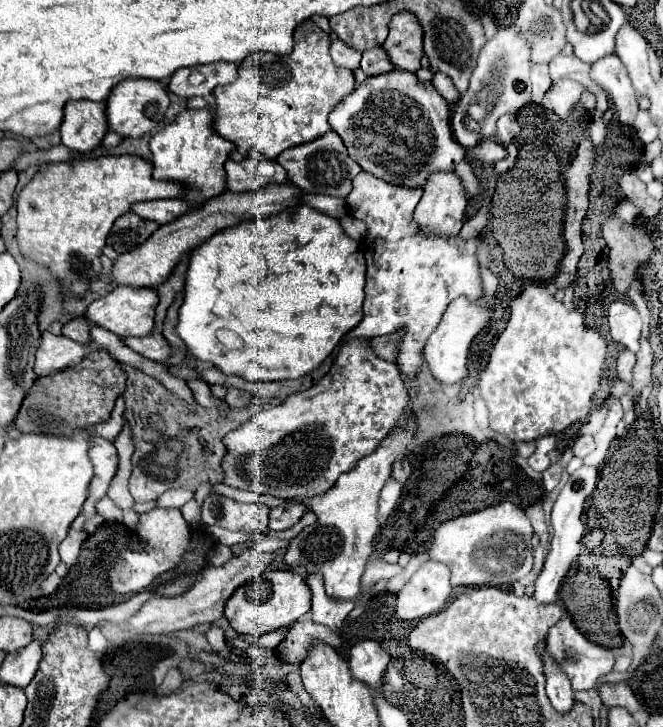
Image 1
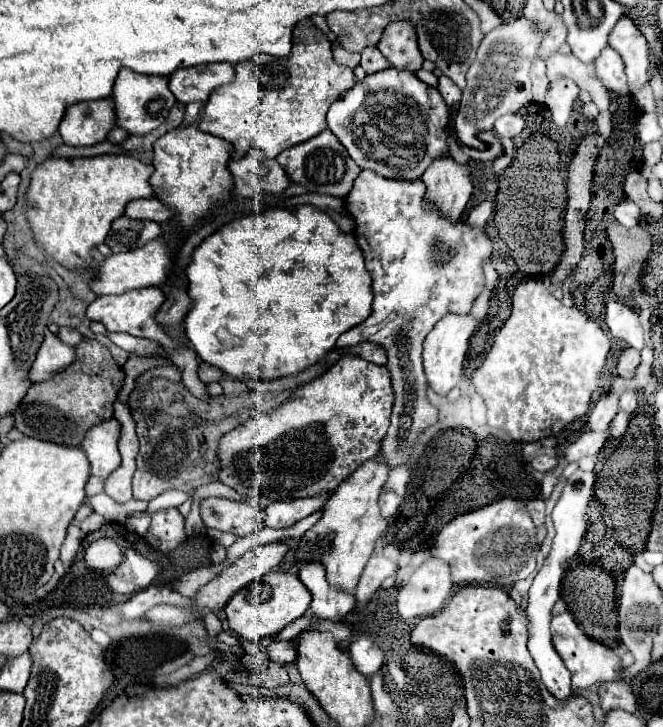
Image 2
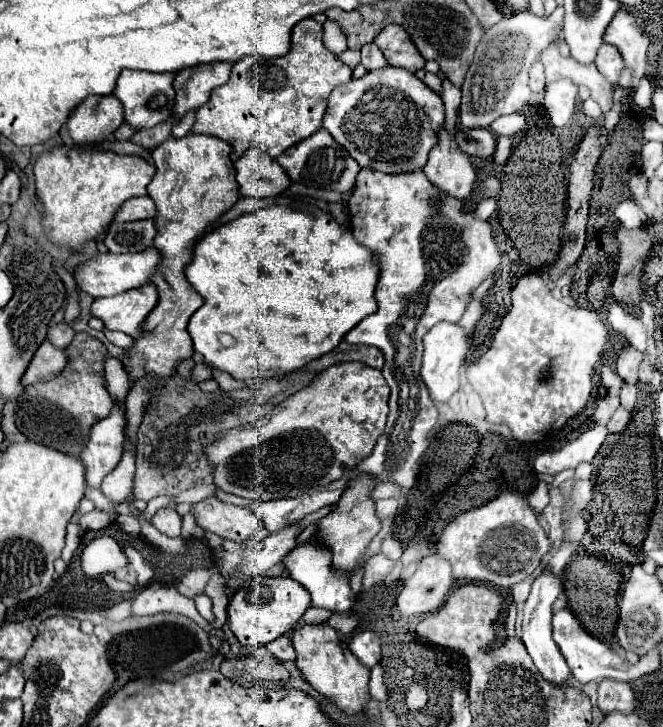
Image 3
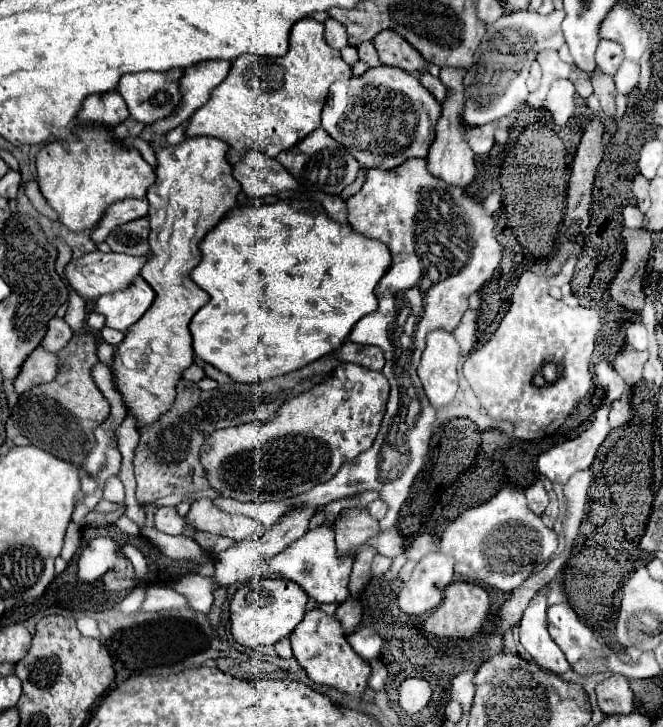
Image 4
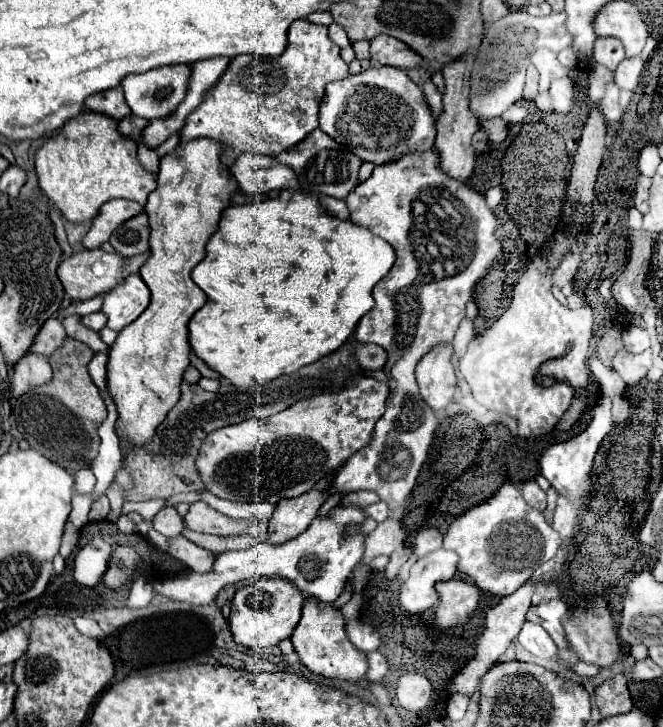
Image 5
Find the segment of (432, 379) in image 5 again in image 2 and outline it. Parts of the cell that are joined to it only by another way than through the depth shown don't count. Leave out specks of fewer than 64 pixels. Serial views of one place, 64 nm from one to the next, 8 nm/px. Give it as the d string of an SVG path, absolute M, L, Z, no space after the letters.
M448 314L426 336L426 340L424 340L424 374L426 374L426 380L428 380L430 388L436 394L446 396L460 382L466 352L468 352L468 344L470 344L470 336L474 334L476 328L478 328L478 322L472 316L468 316L468 314L464 314L464 316Z

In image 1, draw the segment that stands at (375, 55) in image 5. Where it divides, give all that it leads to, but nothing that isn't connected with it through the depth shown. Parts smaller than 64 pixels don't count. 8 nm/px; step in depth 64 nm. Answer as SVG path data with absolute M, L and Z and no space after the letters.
M402 12L390 20L388 28L390 32L382 48L386 50L390 62L400 70L416 72L420 68L420 60L424 54L420 24L414 16L410 16L410 12Z

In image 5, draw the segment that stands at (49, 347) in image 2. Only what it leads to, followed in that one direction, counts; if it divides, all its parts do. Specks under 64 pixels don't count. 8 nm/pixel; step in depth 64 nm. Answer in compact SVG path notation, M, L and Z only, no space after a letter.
M28 354L22 356L12 368L12 394L14 398L30 392L36 386L46 384L52 378L52 368L46 356Z

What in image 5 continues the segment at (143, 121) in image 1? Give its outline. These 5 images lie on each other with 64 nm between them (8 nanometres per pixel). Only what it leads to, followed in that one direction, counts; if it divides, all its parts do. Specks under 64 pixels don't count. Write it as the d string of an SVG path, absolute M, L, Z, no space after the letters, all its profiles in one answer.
M162 66L162 70L148 70L146 74L126 76L122 80L122 88L126 102L132 108L132 114L146 120L154 120L172 114L174 108L184 100L188 90L188 78L190 78L190 66Z

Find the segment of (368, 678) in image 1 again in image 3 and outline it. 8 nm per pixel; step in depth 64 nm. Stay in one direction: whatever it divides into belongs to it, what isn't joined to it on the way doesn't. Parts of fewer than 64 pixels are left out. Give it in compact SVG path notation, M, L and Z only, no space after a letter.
M362 630L358 634L354 634L348 642L352 654L366 666L366 668L374 668L380 662L380 636L372 630Z

